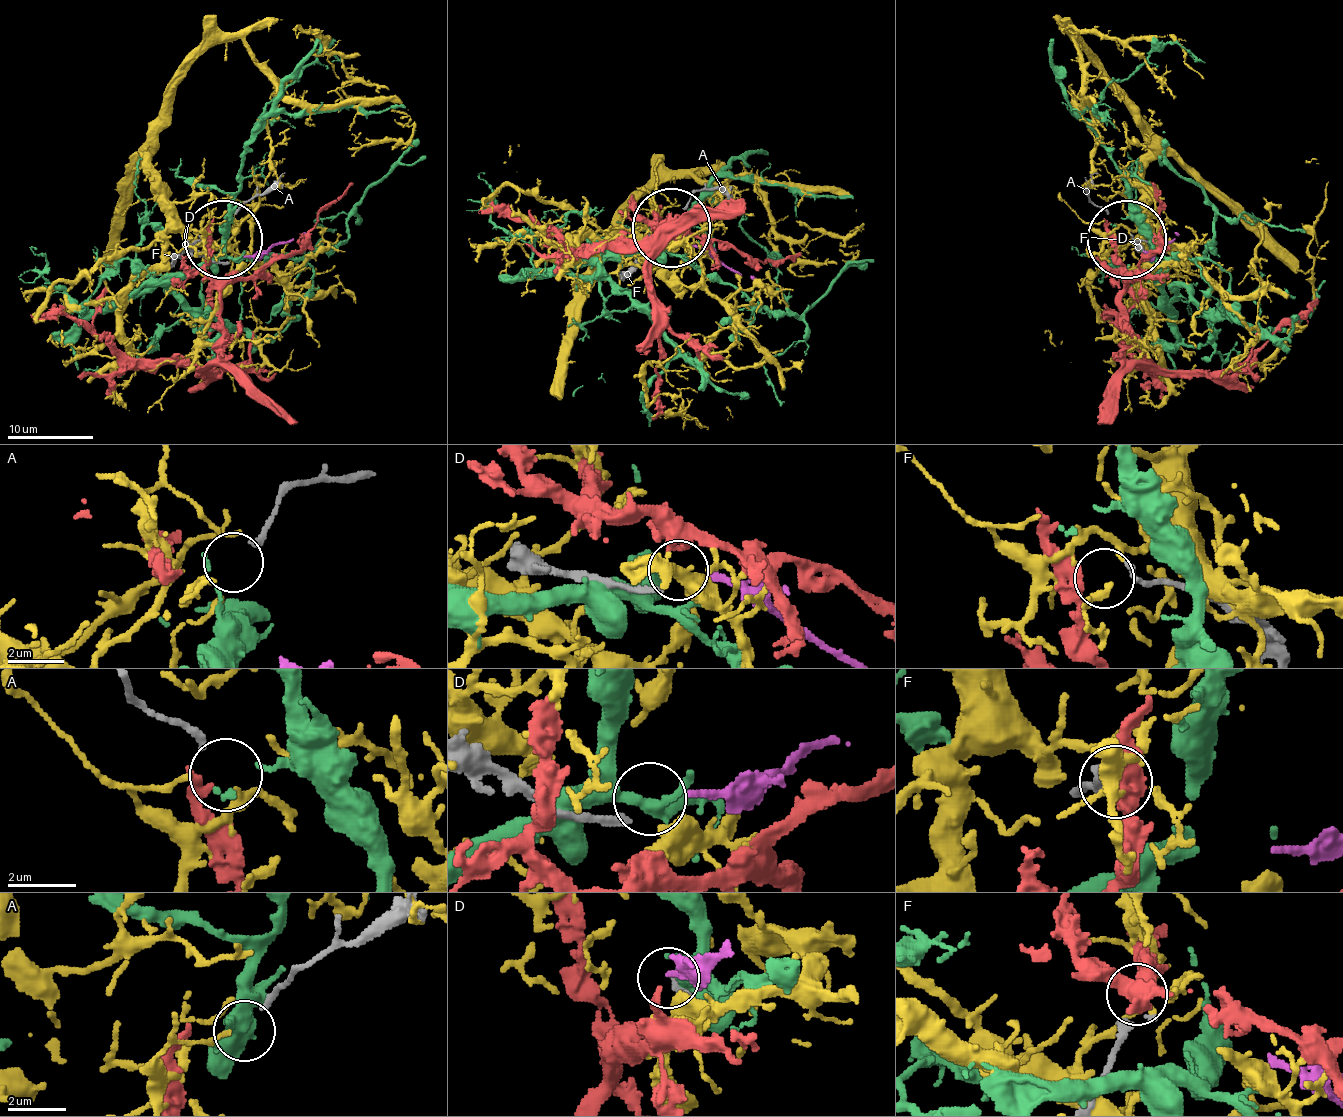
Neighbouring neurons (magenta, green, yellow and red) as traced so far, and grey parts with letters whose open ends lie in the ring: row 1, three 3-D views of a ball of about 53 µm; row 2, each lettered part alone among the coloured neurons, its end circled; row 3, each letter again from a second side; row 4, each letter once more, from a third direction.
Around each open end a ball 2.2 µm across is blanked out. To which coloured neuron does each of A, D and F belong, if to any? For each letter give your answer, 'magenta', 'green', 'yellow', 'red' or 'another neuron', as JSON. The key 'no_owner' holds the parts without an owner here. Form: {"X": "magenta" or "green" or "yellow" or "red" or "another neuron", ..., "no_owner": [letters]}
{"A": "green", "D": "magenta", "F": "red", "no_owner": []}

